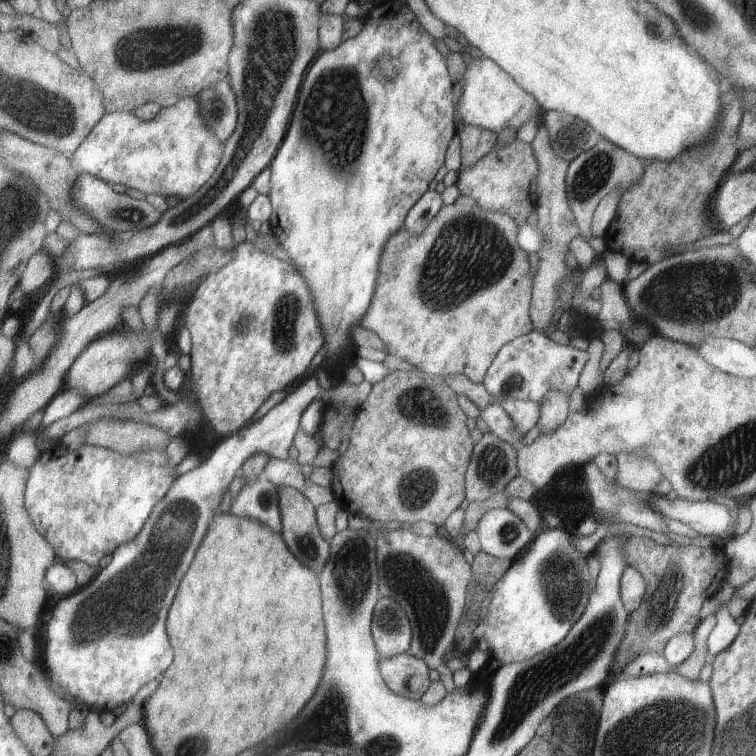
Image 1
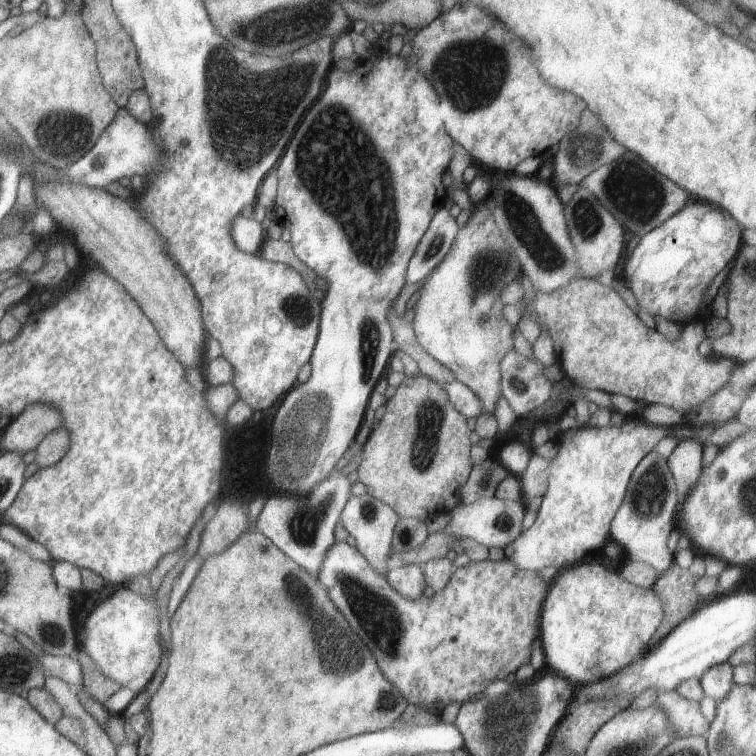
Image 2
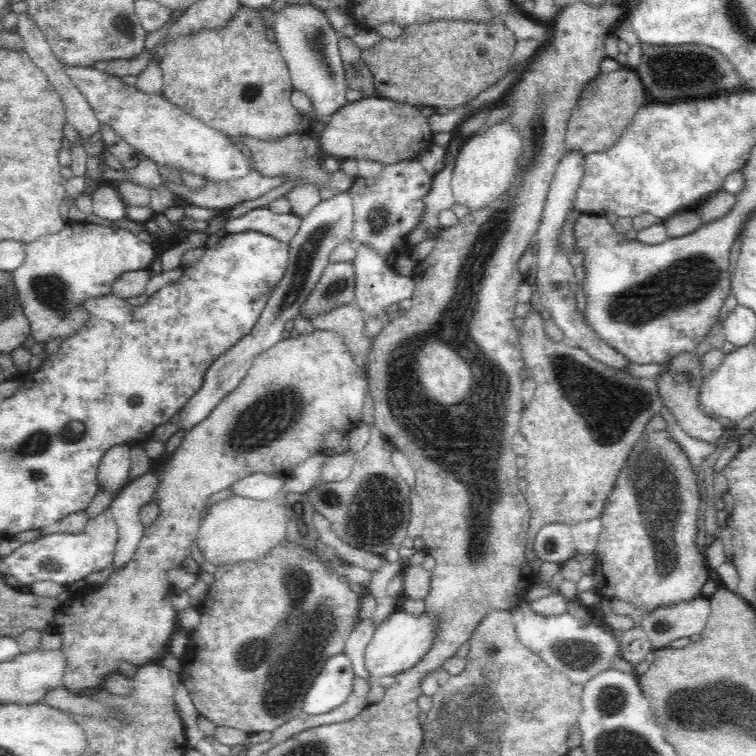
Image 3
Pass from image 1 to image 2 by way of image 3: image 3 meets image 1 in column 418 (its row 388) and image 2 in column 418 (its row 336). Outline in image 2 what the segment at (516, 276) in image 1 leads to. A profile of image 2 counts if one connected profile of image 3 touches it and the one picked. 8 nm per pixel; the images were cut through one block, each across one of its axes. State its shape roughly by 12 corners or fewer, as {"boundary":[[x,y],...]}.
{"boundary":[[473,206],[414,307],[417,341],[493,413],[522,278]]}

